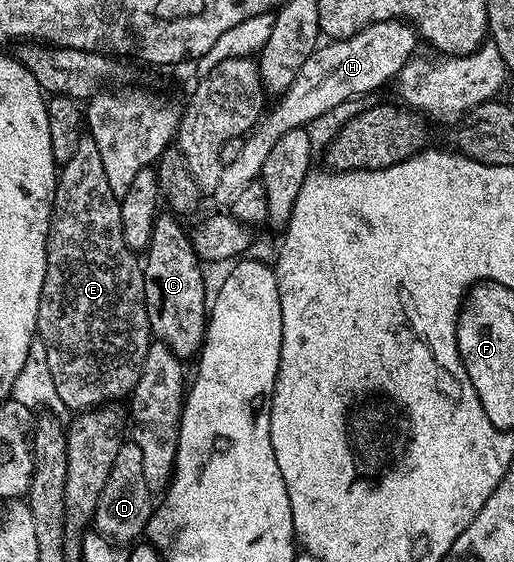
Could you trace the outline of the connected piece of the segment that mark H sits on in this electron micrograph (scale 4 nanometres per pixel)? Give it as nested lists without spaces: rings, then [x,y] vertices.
[[[401,19],[373,22],[372,25],[366,26],[363,30],[357,30],[355,34],[347,38],[323,41],[318,49],[312,52],[312,56],[308,56],[304,60],[304,65],[300,67],[300,72],[296,72],[296,80],[292,80],[292,84],[275,101],[278,103],[275,106],[273,103],[258,119],[258,125],[242,138],[240,153],[232,159],[232,164],[223,166],[220,172],[220,184],[213,192],[213,201],[216,200],[222,205],[219,207],[229,207],[230,203],[234,201],[234,197],[248,183],[259,181],[264,168],[264,156],[268,156],[268,152],[272,152],[273,146],[276,145],[276,140],[280,140],[280,136],[284,136],[284,132],[309,127],[311,125],[309,122],[314,122],[317,118],[322,118],[325,114],[332,113],[337,106],[344,105],[349,98],[358,98],[361,94],[374,92],[388,80],[393,81],[399,71],[415,55],[417,51],[415,50],[416,44],[418,45],[417,31],[409,23]]]

